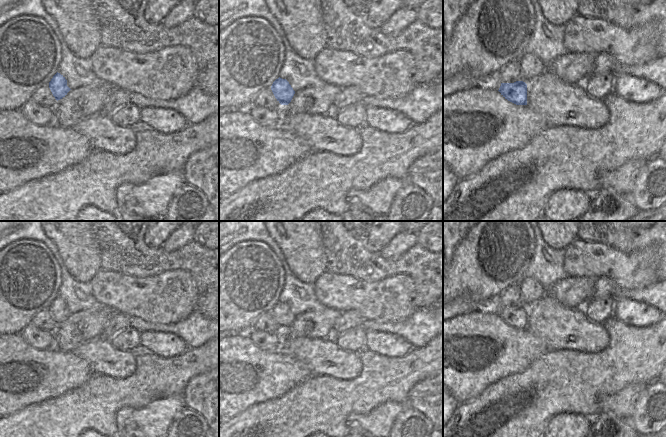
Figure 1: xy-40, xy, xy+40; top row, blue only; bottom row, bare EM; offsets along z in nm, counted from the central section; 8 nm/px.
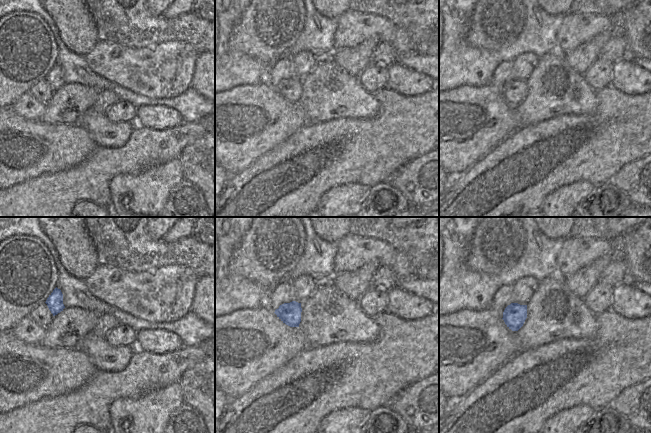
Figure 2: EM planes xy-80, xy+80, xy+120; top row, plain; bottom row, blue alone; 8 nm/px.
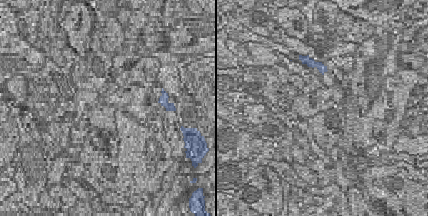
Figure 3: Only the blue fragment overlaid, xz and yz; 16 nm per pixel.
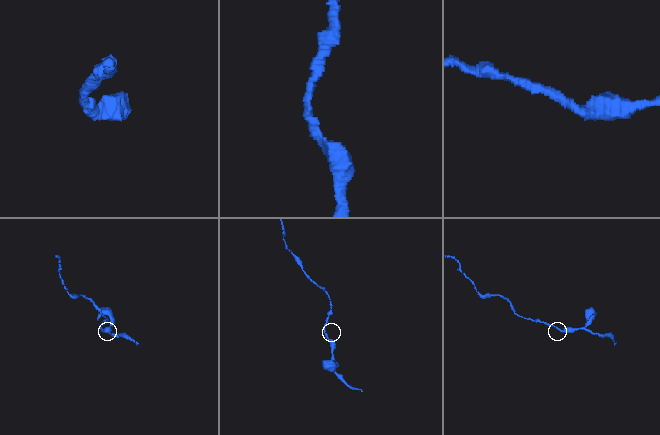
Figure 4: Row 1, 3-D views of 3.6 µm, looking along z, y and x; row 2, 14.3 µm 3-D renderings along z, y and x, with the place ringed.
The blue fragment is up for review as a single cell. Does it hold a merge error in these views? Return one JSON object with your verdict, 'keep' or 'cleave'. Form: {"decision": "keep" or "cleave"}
{"decision": "keep"}

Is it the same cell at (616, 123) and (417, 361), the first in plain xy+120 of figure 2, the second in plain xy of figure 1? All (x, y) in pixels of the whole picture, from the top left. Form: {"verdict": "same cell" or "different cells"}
{"verdict": "same cell"}

